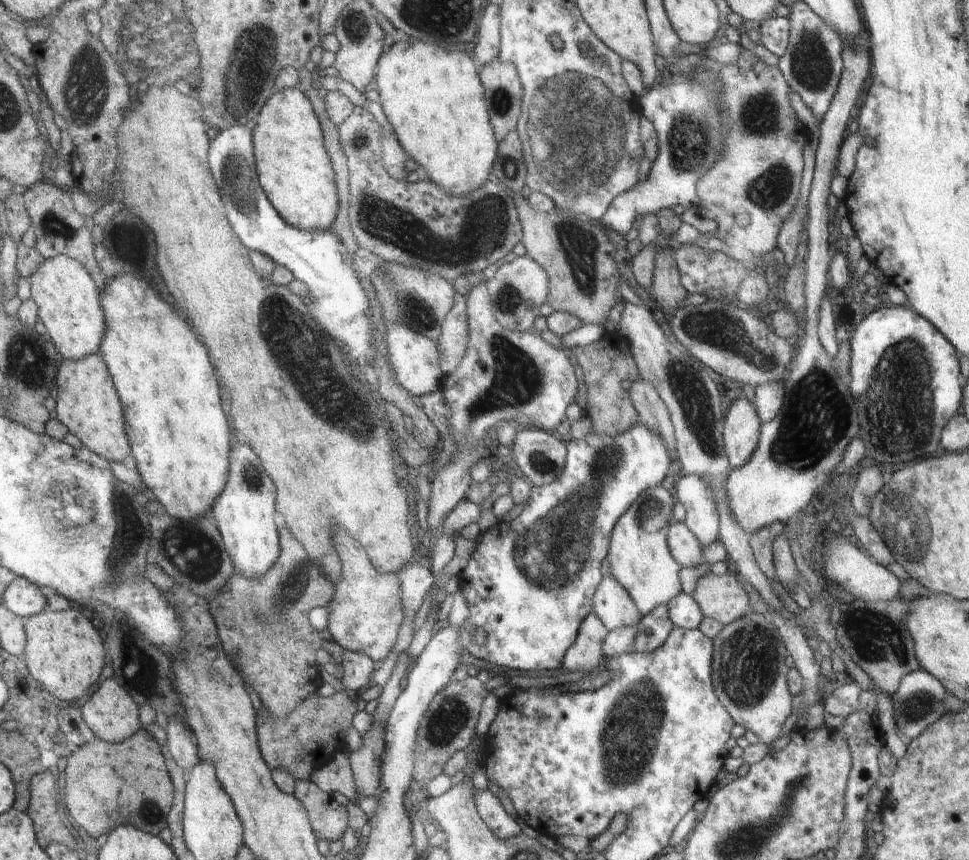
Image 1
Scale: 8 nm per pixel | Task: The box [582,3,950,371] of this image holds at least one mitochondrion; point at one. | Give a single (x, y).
(695, 133)

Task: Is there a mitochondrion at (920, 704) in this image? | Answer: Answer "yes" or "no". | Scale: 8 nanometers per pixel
yes

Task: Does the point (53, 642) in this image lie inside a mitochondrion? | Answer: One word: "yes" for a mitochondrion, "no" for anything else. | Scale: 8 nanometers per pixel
no

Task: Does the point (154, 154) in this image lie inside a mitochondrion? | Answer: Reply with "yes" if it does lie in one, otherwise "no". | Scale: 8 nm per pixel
no

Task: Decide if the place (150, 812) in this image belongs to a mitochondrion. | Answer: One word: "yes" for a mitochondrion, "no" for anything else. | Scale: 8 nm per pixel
yes

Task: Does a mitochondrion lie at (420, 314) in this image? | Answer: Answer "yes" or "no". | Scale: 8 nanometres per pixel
yes

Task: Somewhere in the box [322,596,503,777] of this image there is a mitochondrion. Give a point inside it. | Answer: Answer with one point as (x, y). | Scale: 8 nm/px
(445, 725)

